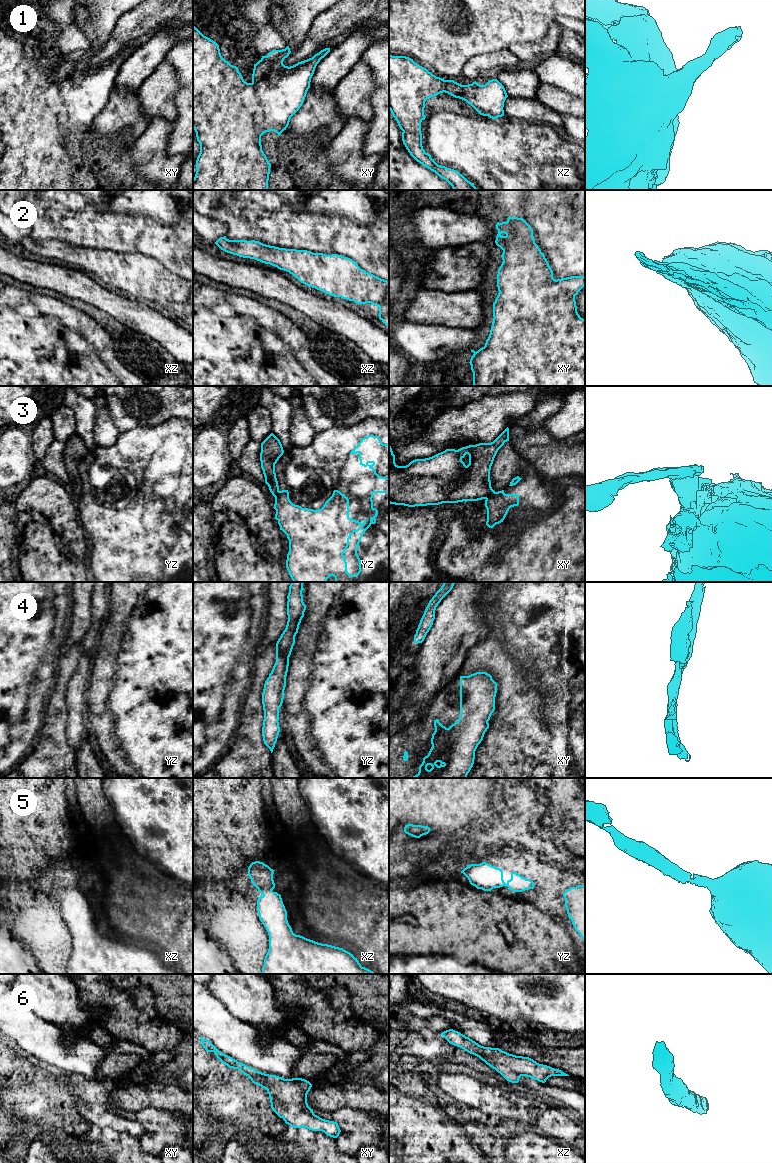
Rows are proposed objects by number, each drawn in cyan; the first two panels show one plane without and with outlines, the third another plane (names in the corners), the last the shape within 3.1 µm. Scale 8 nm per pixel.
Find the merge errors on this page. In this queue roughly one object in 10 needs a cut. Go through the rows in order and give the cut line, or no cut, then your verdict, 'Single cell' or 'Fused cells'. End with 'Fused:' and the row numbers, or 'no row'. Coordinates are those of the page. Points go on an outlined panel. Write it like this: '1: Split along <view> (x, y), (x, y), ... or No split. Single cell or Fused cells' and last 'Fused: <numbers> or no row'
1: No split. Single cell
2: No split. Single cell
3: Split along xy (495, 492), (486, 499). Fused cells
4: No split. Single cell
5: No split. Single cell
6: No split. Single cell
Fused: 3

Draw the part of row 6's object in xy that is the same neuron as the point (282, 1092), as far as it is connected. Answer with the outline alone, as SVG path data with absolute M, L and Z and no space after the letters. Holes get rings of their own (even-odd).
M200 1037L201 1044L207 1052L214 1052L216 1057L229 1068L238 1069L248 1076L254 1084L266 1089L272 1110L286 1124L294 1128L307 1128L312 1131L322 1131L327 1136L337 1138L341 1132L338 1123L320 1118L308 1106L307 1094L312 1084L302 1078L284 1079L269 1075L238 1062L223 1054L209 1040Z

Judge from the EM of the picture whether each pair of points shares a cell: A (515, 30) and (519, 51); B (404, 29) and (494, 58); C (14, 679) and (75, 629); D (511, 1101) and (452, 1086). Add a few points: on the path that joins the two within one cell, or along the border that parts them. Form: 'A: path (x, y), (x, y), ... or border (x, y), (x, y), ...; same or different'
A: border (540, 39), (534, 42), (515, 42), (508, 48); different
B: border (506, 48), (500, 51), (486, 52), (482, 55); different
C: border (72, 612), (69, 632), (65, 642); different
D: path (496, 1101), (467, 1091); same

